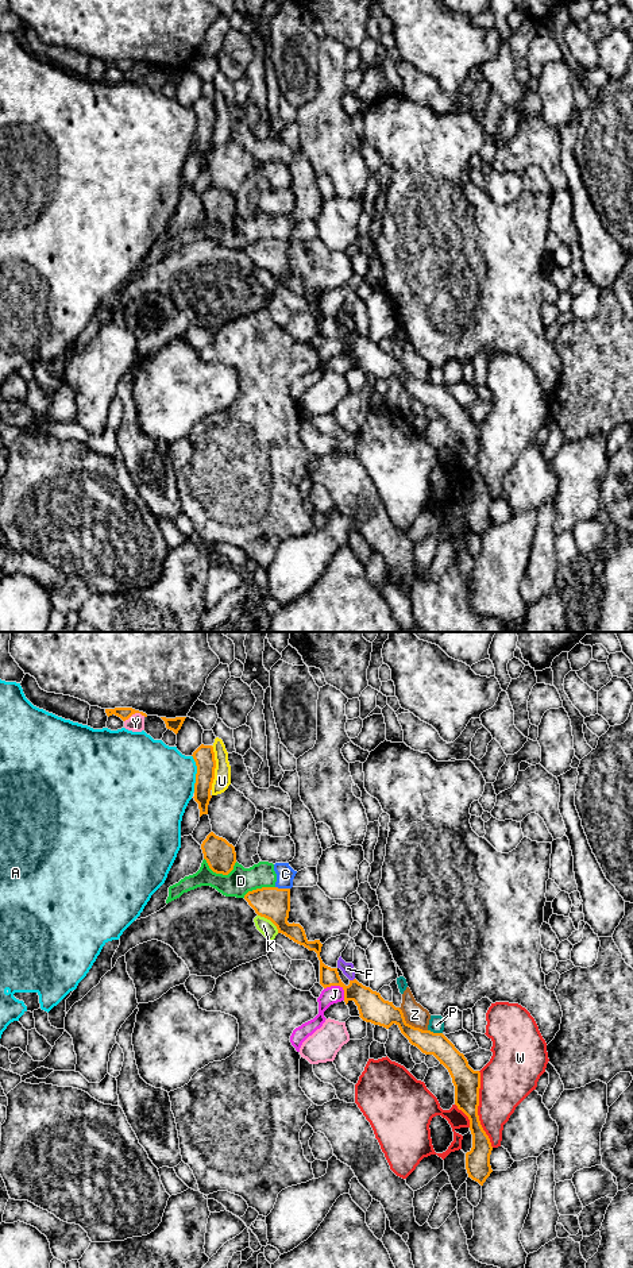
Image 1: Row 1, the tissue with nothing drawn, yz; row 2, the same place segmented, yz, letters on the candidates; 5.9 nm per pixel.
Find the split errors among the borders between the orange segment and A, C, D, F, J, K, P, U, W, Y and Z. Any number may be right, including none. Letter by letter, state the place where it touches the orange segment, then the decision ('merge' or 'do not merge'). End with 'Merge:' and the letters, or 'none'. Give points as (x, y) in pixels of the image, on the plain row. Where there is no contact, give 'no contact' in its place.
A: contact yz (196, 126); do not merge
C: contact yz (282, 241); do not merge
D: contact yz (220, 224); do not merge
F: contact yz (351, 332); do not merge
J: contact yz (339, 336); do not merge
K: contact yz (270, 272); do not merge
P: contact yz (435, 385); do not merge
U: contact yz (215, 119); do not merge
W: contact yz (477, 461); do not merge
Y: contact yz (134, 65); do not merge
Z: contact yz (410, 377); do not merge
Merge: none

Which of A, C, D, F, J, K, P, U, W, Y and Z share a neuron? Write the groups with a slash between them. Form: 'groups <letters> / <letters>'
groups A / C D / F / J / K / P / U / W / Y / Z

